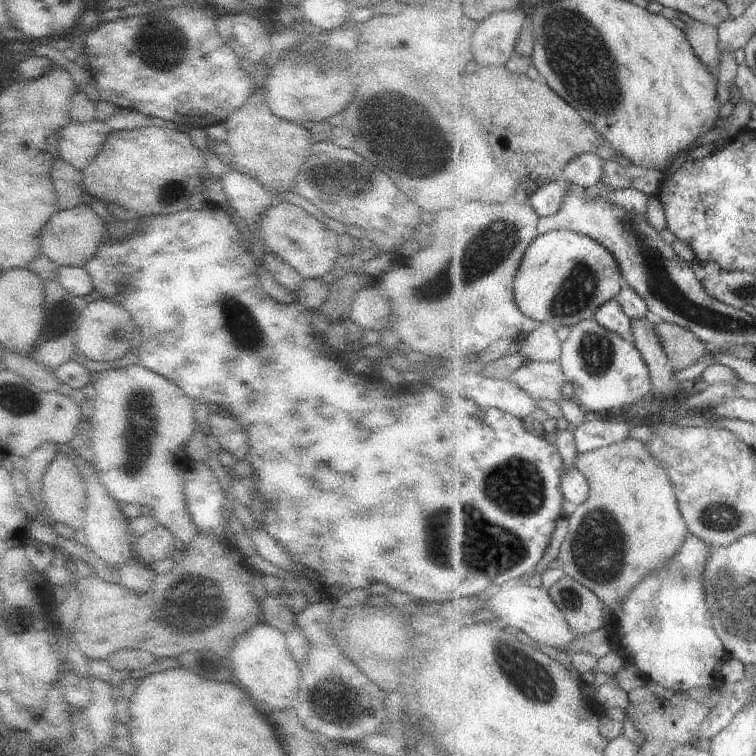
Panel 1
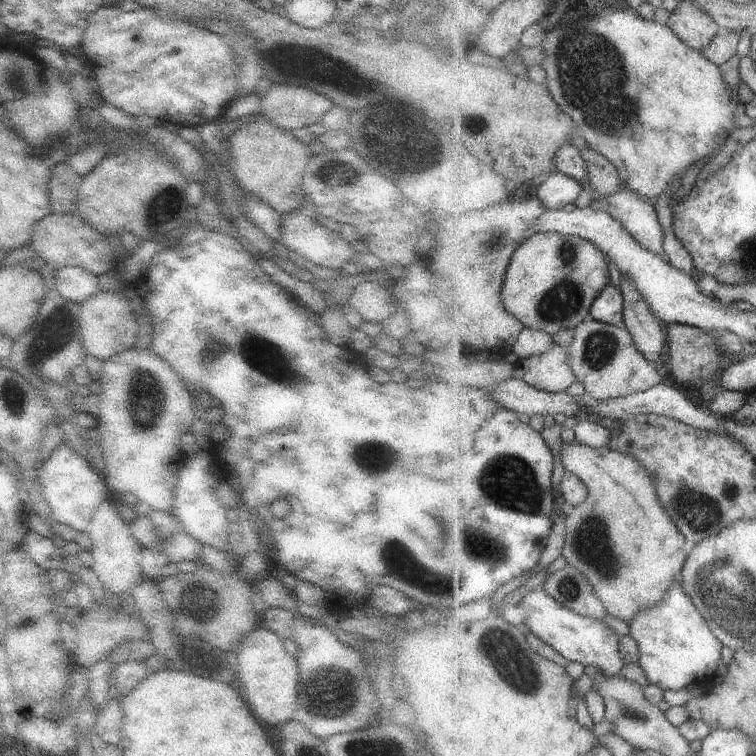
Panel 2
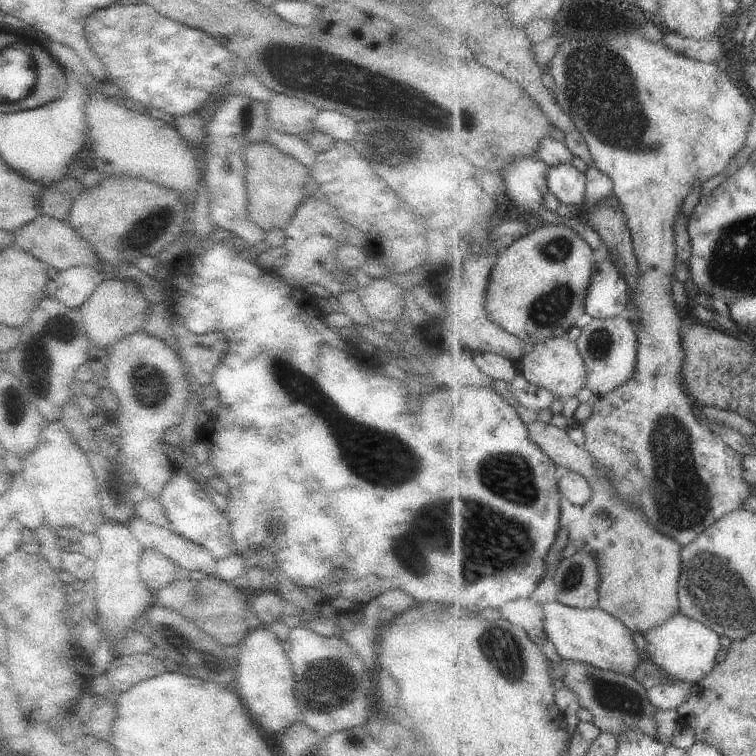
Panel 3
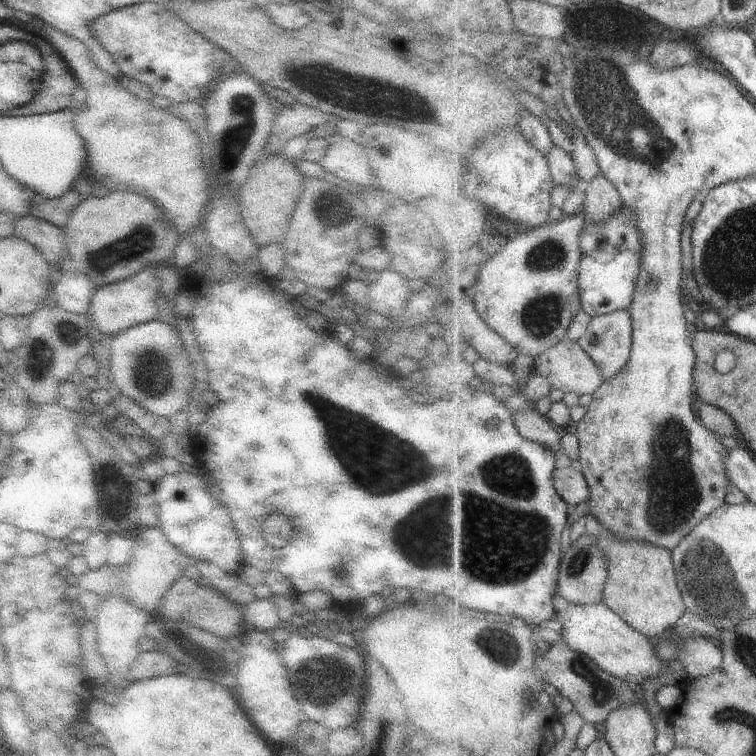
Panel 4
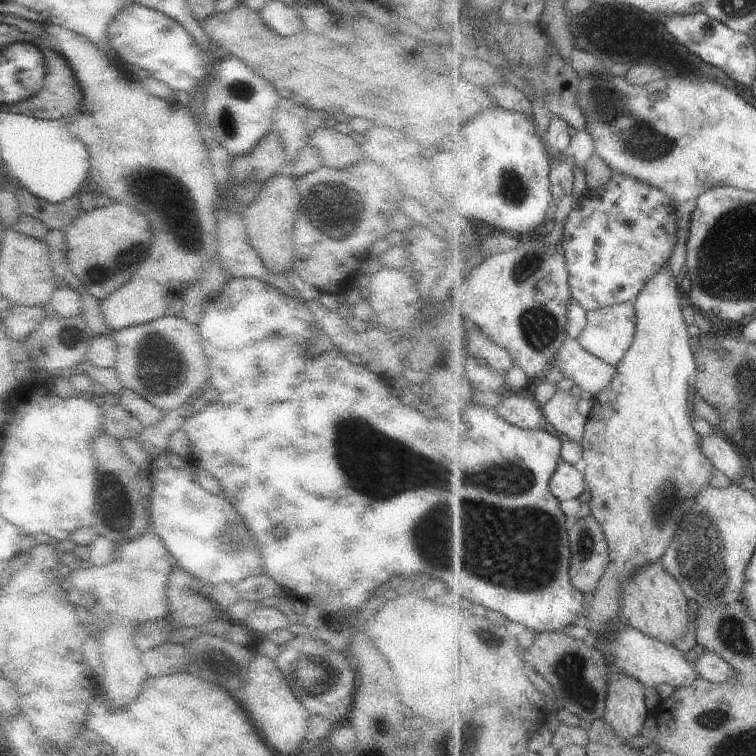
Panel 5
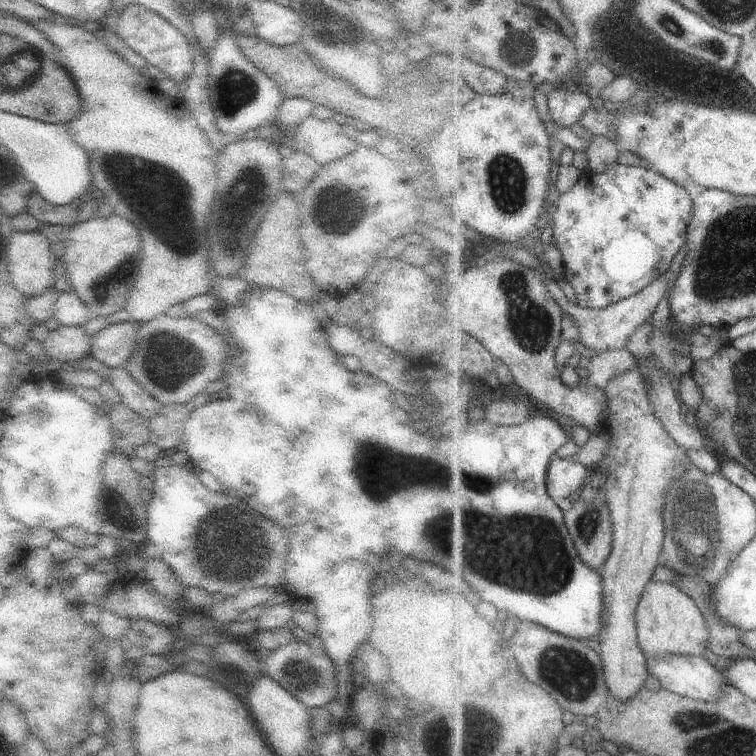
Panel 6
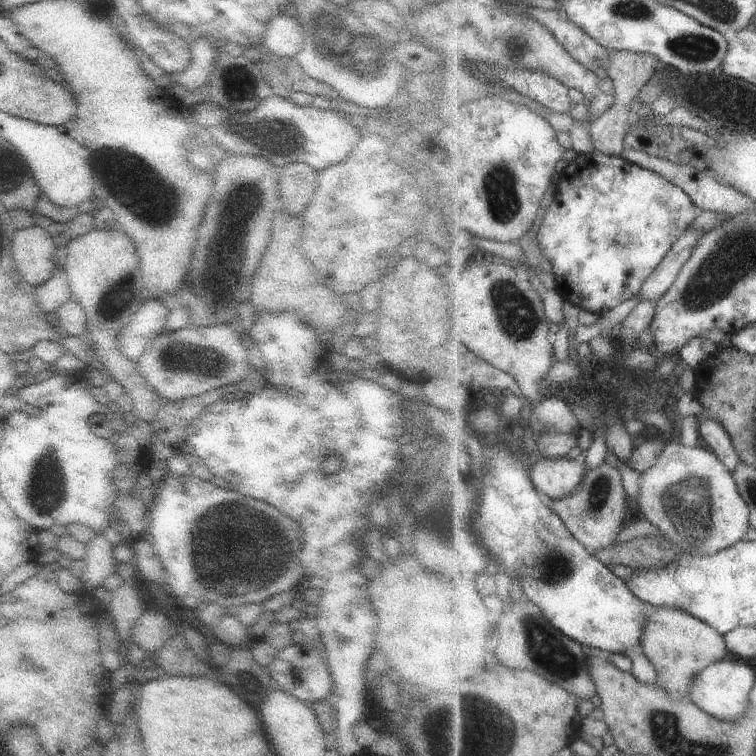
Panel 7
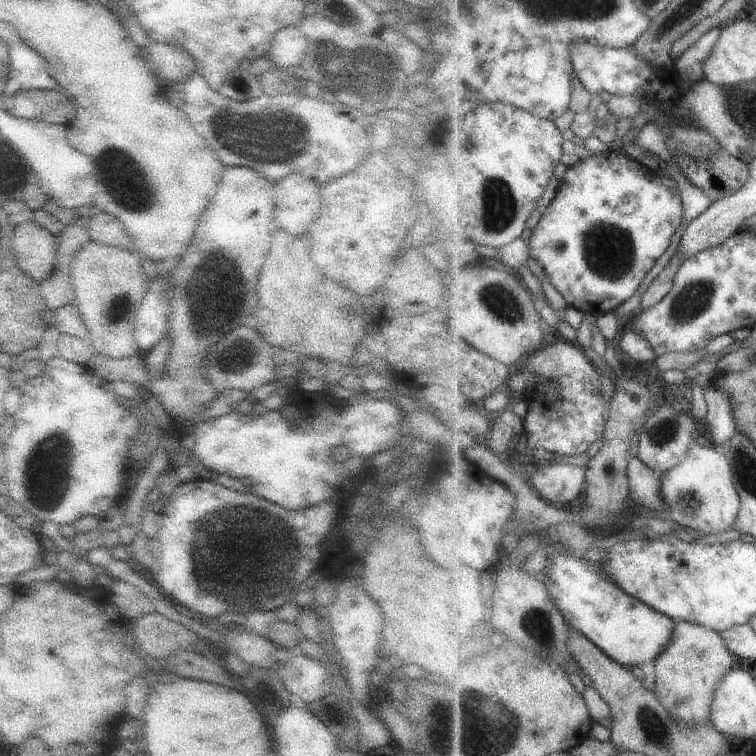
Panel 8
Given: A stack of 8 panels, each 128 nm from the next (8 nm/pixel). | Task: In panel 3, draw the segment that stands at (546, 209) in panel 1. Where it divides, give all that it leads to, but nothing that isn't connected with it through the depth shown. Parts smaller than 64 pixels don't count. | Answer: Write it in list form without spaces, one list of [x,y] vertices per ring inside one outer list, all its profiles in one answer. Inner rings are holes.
[[[571,164],[551,167],[548,176],[548,193],[563,205],[580,205],[585,200],[587,176]]]

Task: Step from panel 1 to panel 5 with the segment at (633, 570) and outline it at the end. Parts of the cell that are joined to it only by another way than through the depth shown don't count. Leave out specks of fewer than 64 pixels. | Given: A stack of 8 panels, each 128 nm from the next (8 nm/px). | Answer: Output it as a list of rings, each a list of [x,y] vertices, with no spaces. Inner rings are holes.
[[[520,391],[506,392],[494,409],[501,418],[517,427],[524,429],[549,427],[542,406],[532,396]],[[661,561],[649,563],[641,567],[633,576],[622,584],[621,597],[621,616],[623,622],[641,631],[643,634],[649,635],[651,638],[657,639],[662,643],[672,645],[673,642],[683,638],[685,632],[689,630],[689,599],[685,591],[681,588],[680,582],[663,566]]]

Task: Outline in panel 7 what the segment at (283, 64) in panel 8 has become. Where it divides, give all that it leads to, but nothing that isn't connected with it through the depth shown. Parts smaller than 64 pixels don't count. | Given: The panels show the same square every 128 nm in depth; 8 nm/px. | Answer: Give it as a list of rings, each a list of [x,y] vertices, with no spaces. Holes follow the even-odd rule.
[[[289,13],[269,18],[263,30],[262,45],[279,58],[294,58],[303,42],[301,26],[289,18]]]

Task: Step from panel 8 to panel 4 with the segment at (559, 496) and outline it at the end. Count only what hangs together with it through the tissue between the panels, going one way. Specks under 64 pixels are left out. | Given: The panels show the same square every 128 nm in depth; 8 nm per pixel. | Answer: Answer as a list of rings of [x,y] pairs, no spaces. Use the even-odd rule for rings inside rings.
[[[560,464],[552,474],[556,491],[571,505],[589,501],[591,490],[577,465]]]

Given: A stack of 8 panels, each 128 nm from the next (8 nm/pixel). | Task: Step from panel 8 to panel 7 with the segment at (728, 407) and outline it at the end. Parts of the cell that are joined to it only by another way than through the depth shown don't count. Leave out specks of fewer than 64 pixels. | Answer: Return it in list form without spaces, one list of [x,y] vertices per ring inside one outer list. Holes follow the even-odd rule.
[[[705,420],[699,424],[700,442],[713,449],[714,454],[729,468],[732,475],[735,476],[735,470],[739,466],[740,457],[731,442],[731,436],[727,430],[717,422],[717,420]]]

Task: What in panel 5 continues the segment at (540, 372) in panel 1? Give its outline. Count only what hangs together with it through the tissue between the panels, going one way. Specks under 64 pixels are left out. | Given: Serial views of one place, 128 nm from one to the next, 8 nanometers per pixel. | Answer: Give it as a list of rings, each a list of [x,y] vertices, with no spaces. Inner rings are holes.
[[[568,337],[556,352],[552,365],[559,365],[573,384],[596,397],[616,377],[618,365],[585,350],[576,339]]]

